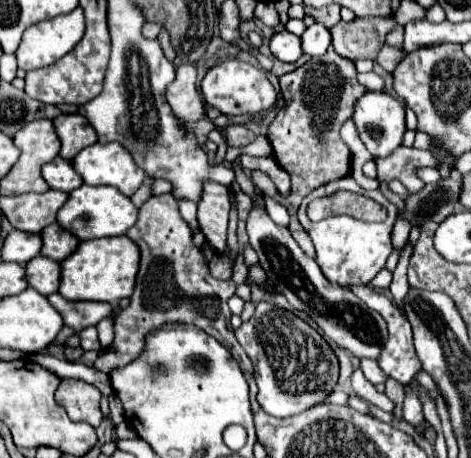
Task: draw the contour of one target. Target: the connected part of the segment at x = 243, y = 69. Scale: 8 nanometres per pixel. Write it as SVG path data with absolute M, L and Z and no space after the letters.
M231 59L223 61L207 71L207 75L201 81L201 93L207 105L219 109L227 115L245 115L245 113L261 113L265 109L271 109L277 103L277 91L265 77L265 73L249 63Z

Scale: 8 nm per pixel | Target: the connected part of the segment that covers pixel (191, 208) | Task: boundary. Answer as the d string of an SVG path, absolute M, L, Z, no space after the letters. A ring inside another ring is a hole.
M187 199L178 200L179 211L193 232L199 229L197 222L197 205Z

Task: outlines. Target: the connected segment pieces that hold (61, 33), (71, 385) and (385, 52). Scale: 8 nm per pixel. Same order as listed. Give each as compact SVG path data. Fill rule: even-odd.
M81 7L73 9L67 15L57 15L53 19L47 19L47 21L41 21L37 25L31 25L25 31L23 41L21 41L19 49L17 49L19 67L25 69L25 71L31 71L31 69L47 67L47 65L59 61L59 57L63 57L65 53L69 53L77 45L77 41L83 37L83 31L85 31L85 17L83 17Z
M63 377L55 391L55 401L67 411L71 421L85 421L97 427L103 419L99 409L101 393L85 381Z
M383 45L383 49L381 49L379 55L377 55L377 63L379 63L385 71L389 71L389 73L393 73L393 69L397 67L399 61L401 61L401 51L399 51L399 49L393 49L393 47L389 47L389 45Z

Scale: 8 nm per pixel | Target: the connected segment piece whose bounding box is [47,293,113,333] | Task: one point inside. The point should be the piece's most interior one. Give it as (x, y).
(76, 314)

